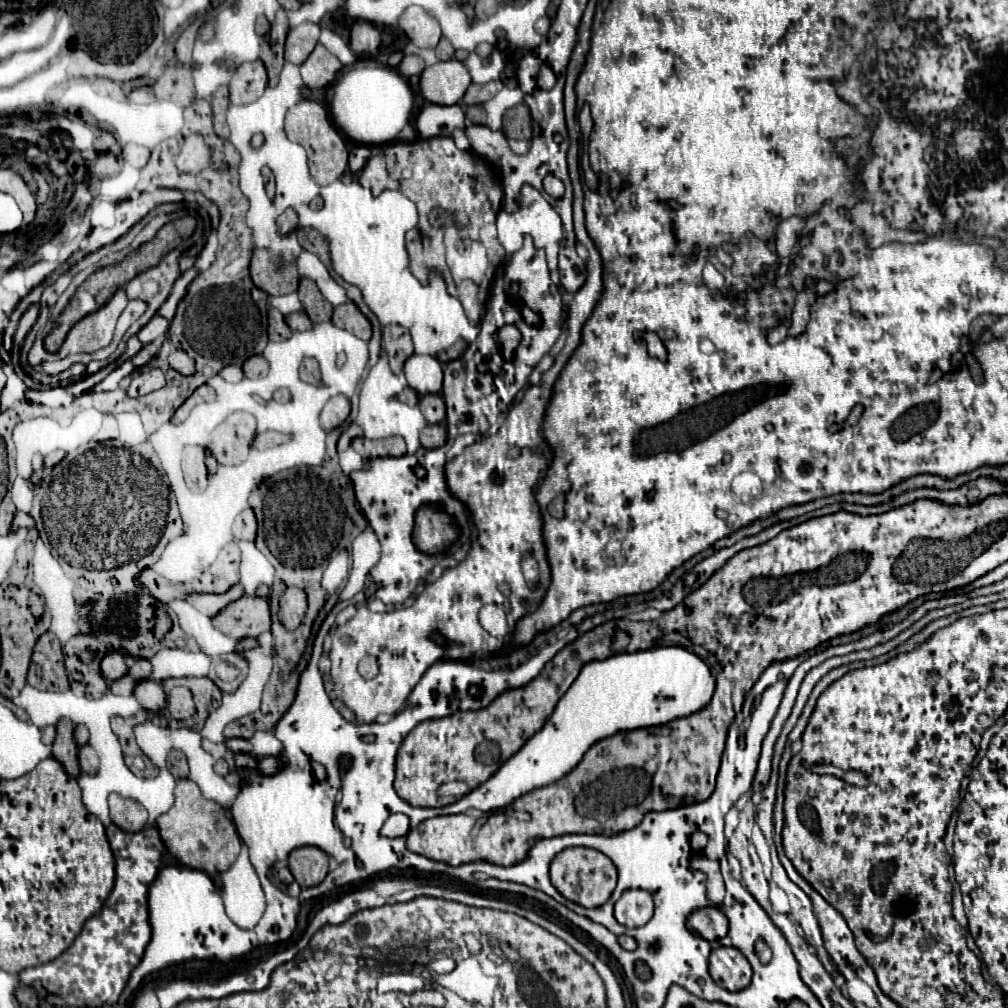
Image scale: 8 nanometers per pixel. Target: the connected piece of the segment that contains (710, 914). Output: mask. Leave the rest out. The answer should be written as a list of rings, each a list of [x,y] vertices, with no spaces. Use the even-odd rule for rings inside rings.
[[[702,908],[688,916],[688,930],[714,942],[728,934],[728,918],[718,908]]]

